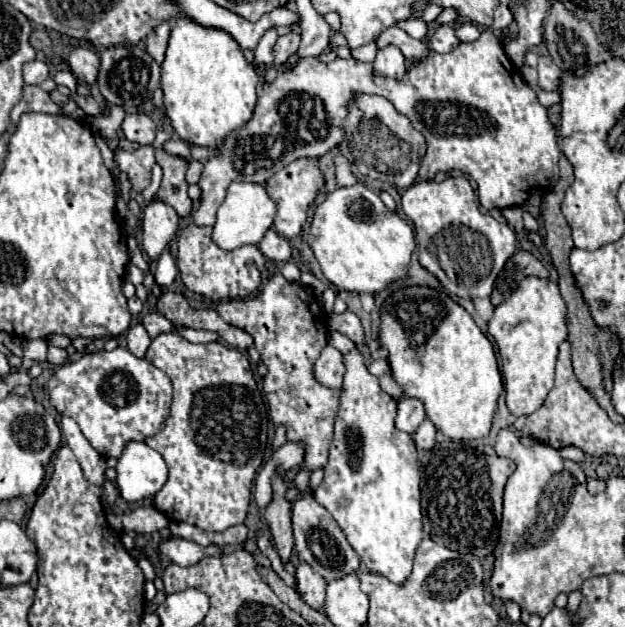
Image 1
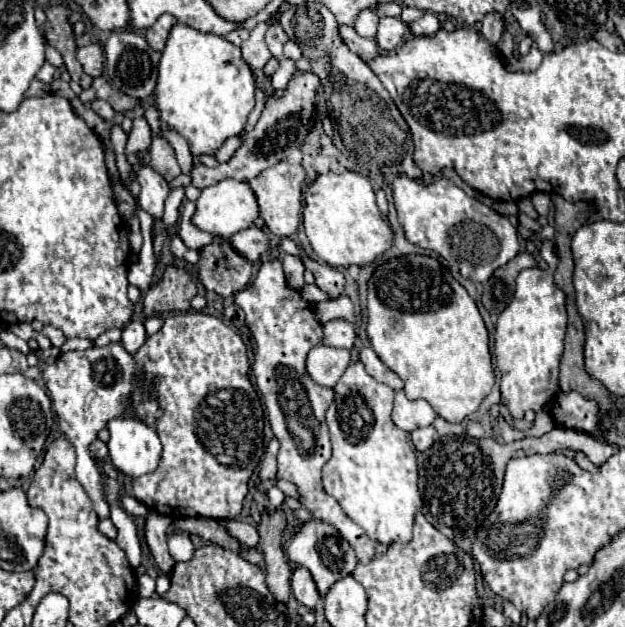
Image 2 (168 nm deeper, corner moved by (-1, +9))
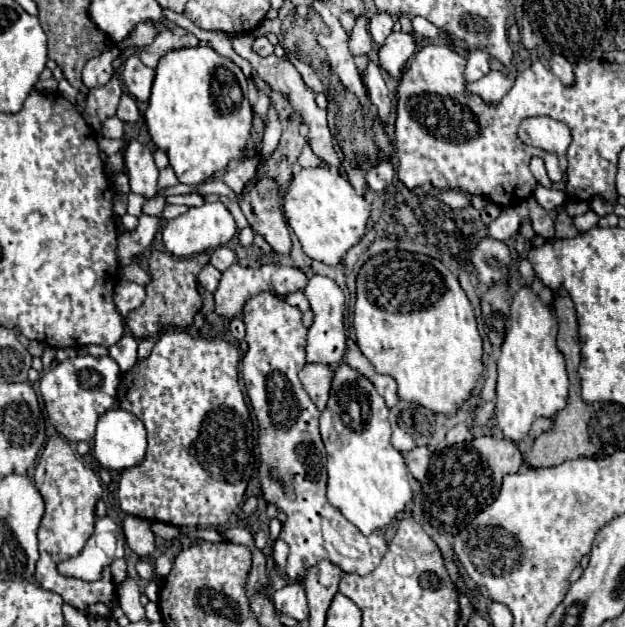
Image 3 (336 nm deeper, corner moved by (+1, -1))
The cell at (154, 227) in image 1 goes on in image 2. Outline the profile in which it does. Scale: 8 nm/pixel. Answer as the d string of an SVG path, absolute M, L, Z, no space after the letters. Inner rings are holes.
M142 160L138 166L134 166L136 180L142 186L142 192L138 196L140 206L152 214L154 218L162 218L164 212L164 200L170 194L170 186L164 180L162 174L158 174L148 160Z

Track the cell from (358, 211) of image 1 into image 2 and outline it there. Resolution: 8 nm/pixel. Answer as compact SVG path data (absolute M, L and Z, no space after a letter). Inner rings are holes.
M328 172L328 174L320 174L312 184L306 186L304 192L304 208L302 208L302 220L304 220L304 230L308 236L308 242L312 246L312 250L330 266L334 268L348 268L350 264L358 264L358 266L366 266L370 262L374 262L374 258L382 252L386 252L392 244L392 230L386 218L380 216L378 206L376 206L376 198L374 198L374 190L372 184L366 176L356 174L356 172Z

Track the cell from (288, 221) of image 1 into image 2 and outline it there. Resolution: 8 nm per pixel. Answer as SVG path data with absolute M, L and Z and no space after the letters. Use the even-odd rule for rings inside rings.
M278 162L276 166L266 168L254 180L250 180L250 188L254 188L254 196L258 200L260 216L266 222L266 228L274 236L292 236L300 224L300 210L302 210L302 182L306 178L302 164L284 164Z

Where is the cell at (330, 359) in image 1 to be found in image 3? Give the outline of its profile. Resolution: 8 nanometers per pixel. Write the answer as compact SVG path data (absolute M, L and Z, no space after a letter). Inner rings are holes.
M306 364L300 370L300 382L312 402L318 406L318 410L324 410L330 394L330 384L332 384L334 370L324 364Z

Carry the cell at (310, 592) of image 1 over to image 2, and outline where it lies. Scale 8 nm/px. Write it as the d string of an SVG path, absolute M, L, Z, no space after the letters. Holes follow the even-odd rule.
M296 568L292 578L290 578L290 588L292 588L292 594L294 598L298 600L298 604L306 606L306 608L316 608L318 606L318 590L316 590L316 584L310 576L310 572L306 568Z

